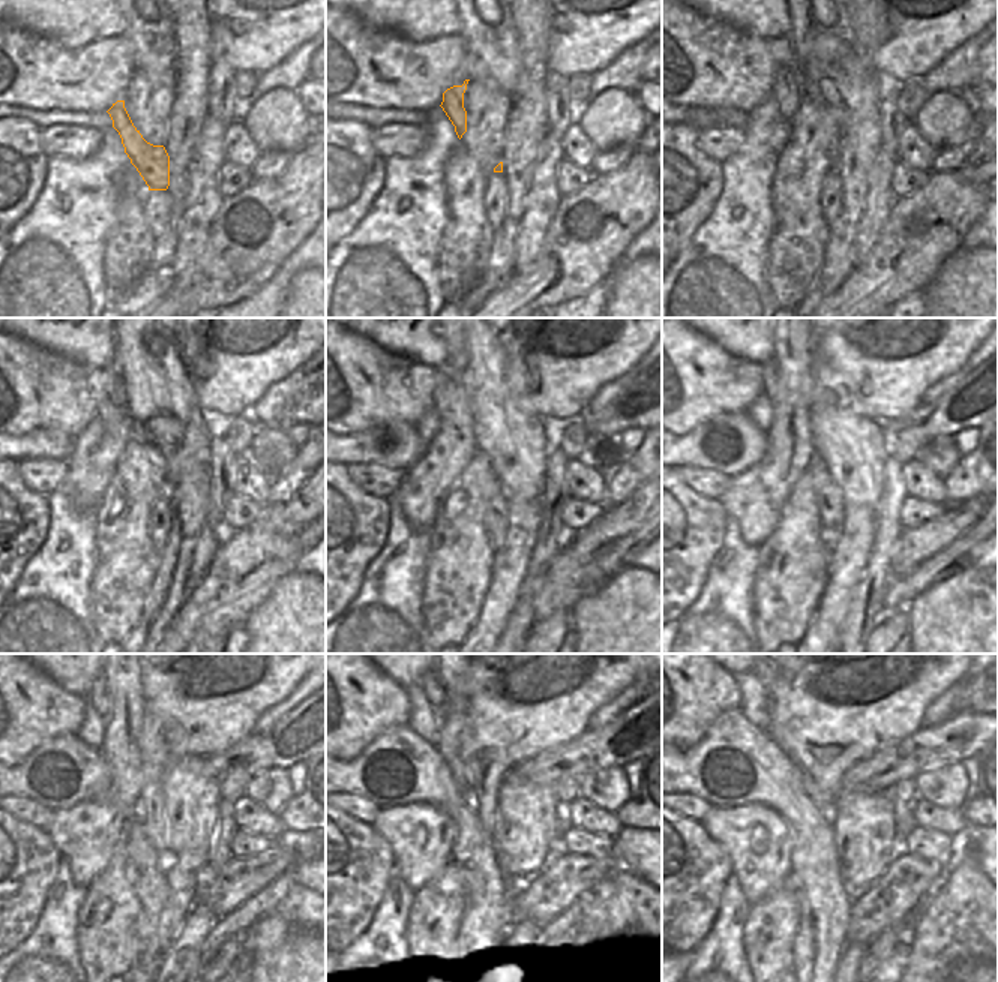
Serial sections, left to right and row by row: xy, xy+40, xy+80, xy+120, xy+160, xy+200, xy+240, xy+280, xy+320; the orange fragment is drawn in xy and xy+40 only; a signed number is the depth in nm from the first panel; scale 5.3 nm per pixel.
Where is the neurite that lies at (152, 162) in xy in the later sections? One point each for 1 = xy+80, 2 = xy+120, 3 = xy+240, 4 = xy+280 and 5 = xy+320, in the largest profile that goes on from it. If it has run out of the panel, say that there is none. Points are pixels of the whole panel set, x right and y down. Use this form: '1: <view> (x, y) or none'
1: xy+80 (787, 84)
2: xy+120 (117, 423)
3: xy+240 (99, 697)
4: xy+280 (432, 684)
5: xy+320 (767, 684)

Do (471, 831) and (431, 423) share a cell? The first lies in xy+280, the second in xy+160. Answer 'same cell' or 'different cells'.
different cells

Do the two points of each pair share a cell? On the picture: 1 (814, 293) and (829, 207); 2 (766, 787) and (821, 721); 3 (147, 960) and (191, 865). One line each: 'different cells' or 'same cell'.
1: different cells
2: different cells
3: same cell

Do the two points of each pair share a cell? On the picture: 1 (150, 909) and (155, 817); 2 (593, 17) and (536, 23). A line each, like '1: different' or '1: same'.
1: different
2: different

